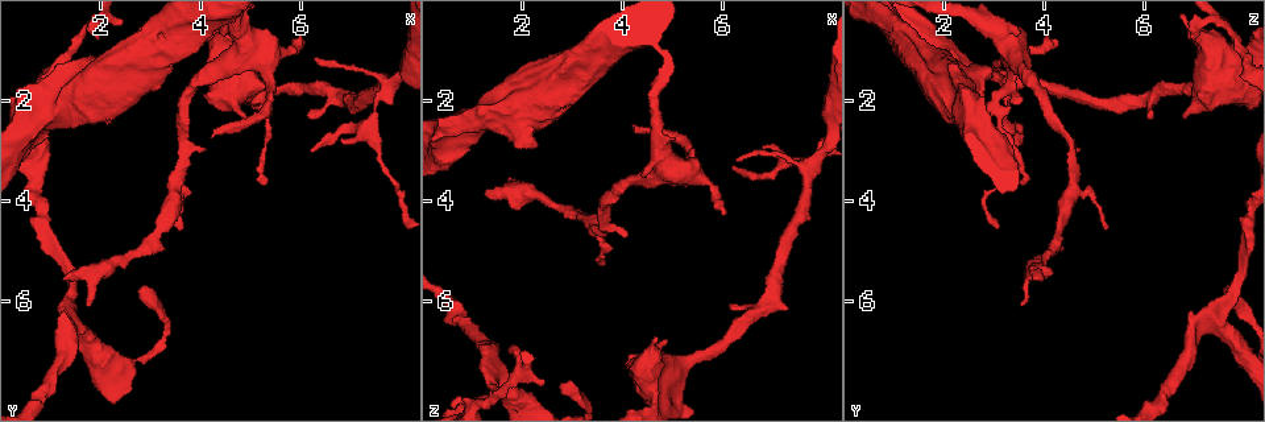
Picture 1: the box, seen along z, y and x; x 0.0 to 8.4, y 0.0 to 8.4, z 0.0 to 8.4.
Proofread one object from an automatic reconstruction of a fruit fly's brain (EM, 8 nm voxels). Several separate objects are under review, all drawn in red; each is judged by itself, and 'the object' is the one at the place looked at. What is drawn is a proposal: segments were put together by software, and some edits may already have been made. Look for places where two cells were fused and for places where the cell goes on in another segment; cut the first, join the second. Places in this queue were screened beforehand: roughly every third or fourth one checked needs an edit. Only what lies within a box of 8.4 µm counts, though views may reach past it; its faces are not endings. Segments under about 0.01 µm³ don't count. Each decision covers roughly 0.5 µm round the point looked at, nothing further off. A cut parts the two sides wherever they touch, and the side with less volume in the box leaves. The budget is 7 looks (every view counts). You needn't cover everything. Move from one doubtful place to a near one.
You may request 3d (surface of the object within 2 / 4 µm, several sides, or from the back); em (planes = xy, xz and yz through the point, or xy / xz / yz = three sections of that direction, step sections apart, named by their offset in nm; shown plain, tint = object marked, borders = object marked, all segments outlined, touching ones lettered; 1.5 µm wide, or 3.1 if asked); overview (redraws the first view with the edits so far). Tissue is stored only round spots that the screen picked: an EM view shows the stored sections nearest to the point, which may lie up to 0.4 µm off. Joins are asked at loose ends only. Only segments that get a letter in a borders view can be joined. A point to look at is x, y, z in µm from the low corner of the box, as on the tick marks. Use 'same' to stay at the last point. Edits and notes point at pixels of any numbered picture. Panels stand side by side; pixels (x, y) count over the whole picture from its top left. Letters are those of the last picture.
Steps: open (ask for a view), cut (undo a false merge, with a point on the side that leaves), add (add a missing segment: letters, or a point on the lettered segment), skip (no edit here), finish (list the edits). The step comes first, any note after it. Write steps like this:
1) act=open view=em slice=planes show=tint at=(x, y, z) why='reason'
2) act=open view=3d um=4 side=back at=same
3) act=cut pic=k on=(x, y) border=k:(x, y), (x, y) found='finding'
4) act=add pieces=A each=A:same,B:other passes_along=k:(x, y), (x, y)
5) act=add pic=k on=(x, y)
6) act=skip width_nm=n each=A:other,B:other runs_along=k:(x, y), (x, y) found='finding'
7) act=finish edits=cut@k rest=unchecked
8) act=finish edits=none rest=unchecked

act=open view=em slice=planes show=borders at=(6.05, 0.80, 4.35) why='free end'

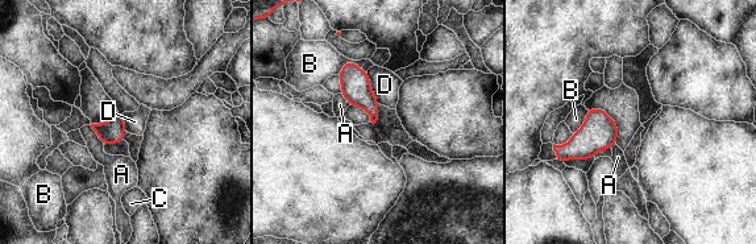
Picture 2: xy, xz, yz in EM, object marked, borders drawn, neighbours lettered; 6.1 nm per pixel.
act=skip longest_contact=D:200nm each=A:other,B:other,C:other,D:other border=2:(366, 73), (370, 89), (378, 103) found='no lettered segment goes on from it'

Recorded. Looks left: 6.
act=open view=em slice=planes show=borders at=(7.45, 2.40, 3.20) why='three-way junction'

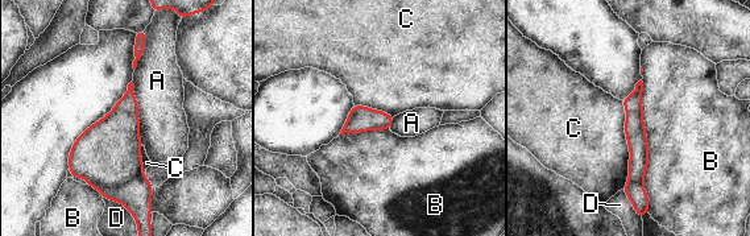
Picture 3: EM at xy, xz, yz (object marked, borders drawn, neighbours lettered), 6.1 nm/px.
act=cut pic=3 on=(135, 194) each=A:other,B:other,C:other,D:other found='a second cell is stuck on'

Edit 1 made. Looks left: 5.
act=open view=overview

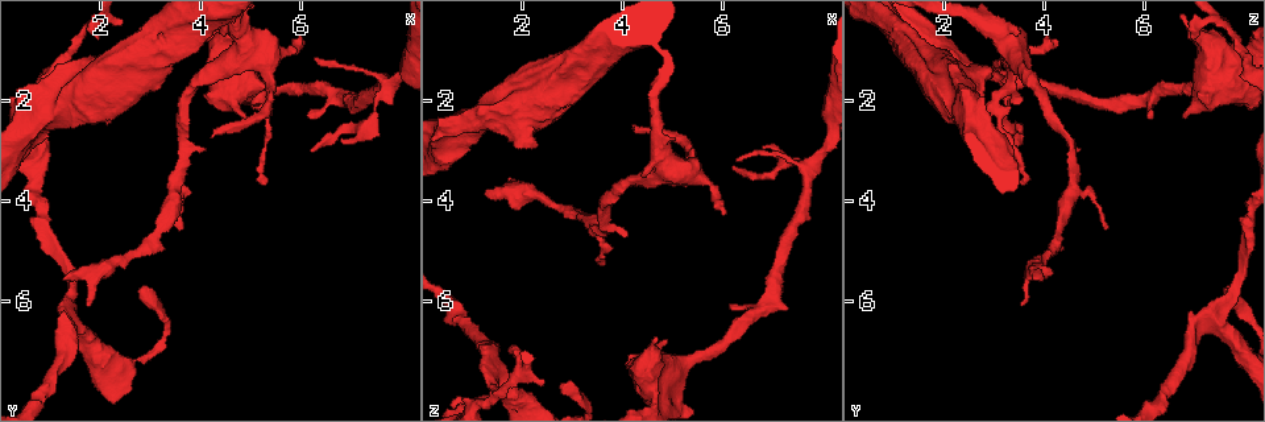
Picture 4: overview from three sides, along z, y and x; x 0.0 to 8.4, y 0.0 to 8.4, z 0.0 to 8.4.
act=open view=em slice=yz step=8 show=tint at=(1.30, 5.60, 3.80) why='branch stops here'

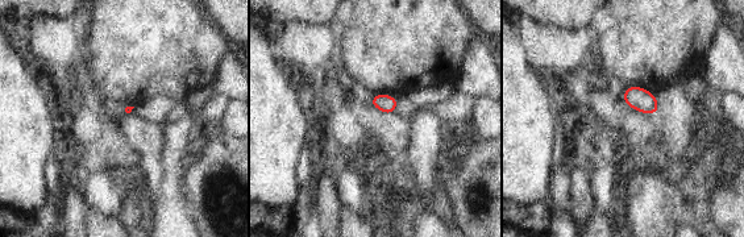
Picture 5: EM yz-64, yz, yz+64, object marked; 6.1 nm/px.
act=open view=em slice=planes show=borders at=same

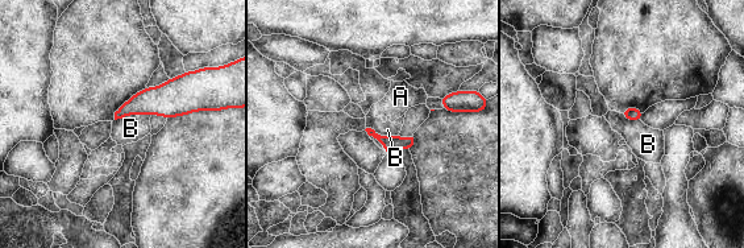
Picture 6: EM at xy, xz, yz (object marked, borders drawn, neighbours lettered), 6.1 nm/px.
act=skip each=A:other,B:other border=6:(366, 127), (385, 136), (398, 136) found='none of them fits'

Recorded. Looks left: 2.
act=finish edits=cut@3 rest=unchecked

